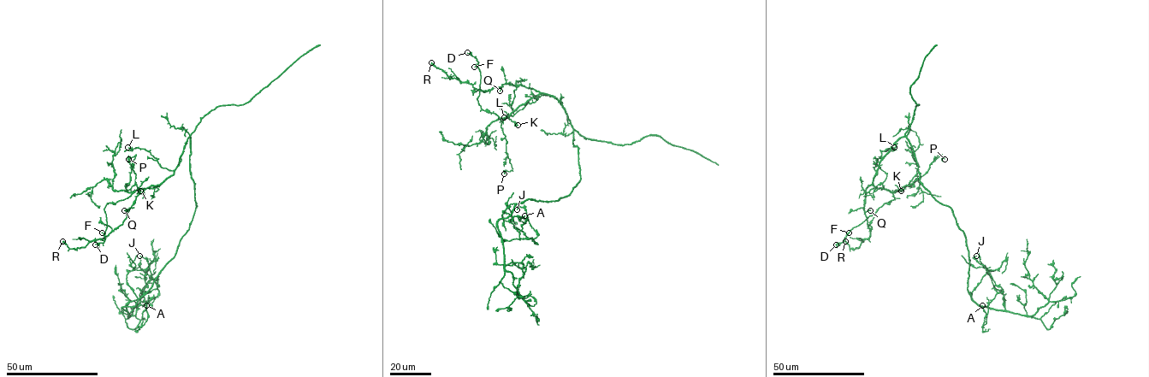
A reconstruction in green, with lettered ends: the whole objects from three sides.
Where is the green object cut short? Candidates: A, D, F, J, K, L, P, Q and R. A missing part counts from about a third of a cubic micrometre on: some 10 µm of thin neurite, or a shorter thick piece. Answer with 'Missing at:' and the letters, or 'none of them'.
Missing at: none of them

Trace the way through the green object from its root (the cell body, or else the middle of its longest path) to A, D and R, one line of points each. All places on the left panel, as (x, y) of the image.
A: (196, 205), (175, 256), (135, 305), (121, 308), (126, 310), (142, 292), (147, 315), (143, 325), (146, 305)
D: (196, 205), (189, 137), (171, 175), (153, 188), (108, 203), (105, 239), (95, 244)
R: (196, 205), (190, 170), (189, 137), (174, 173), (142, 191), (121, 224), (85, 247), (70, 249), (62, 241)

